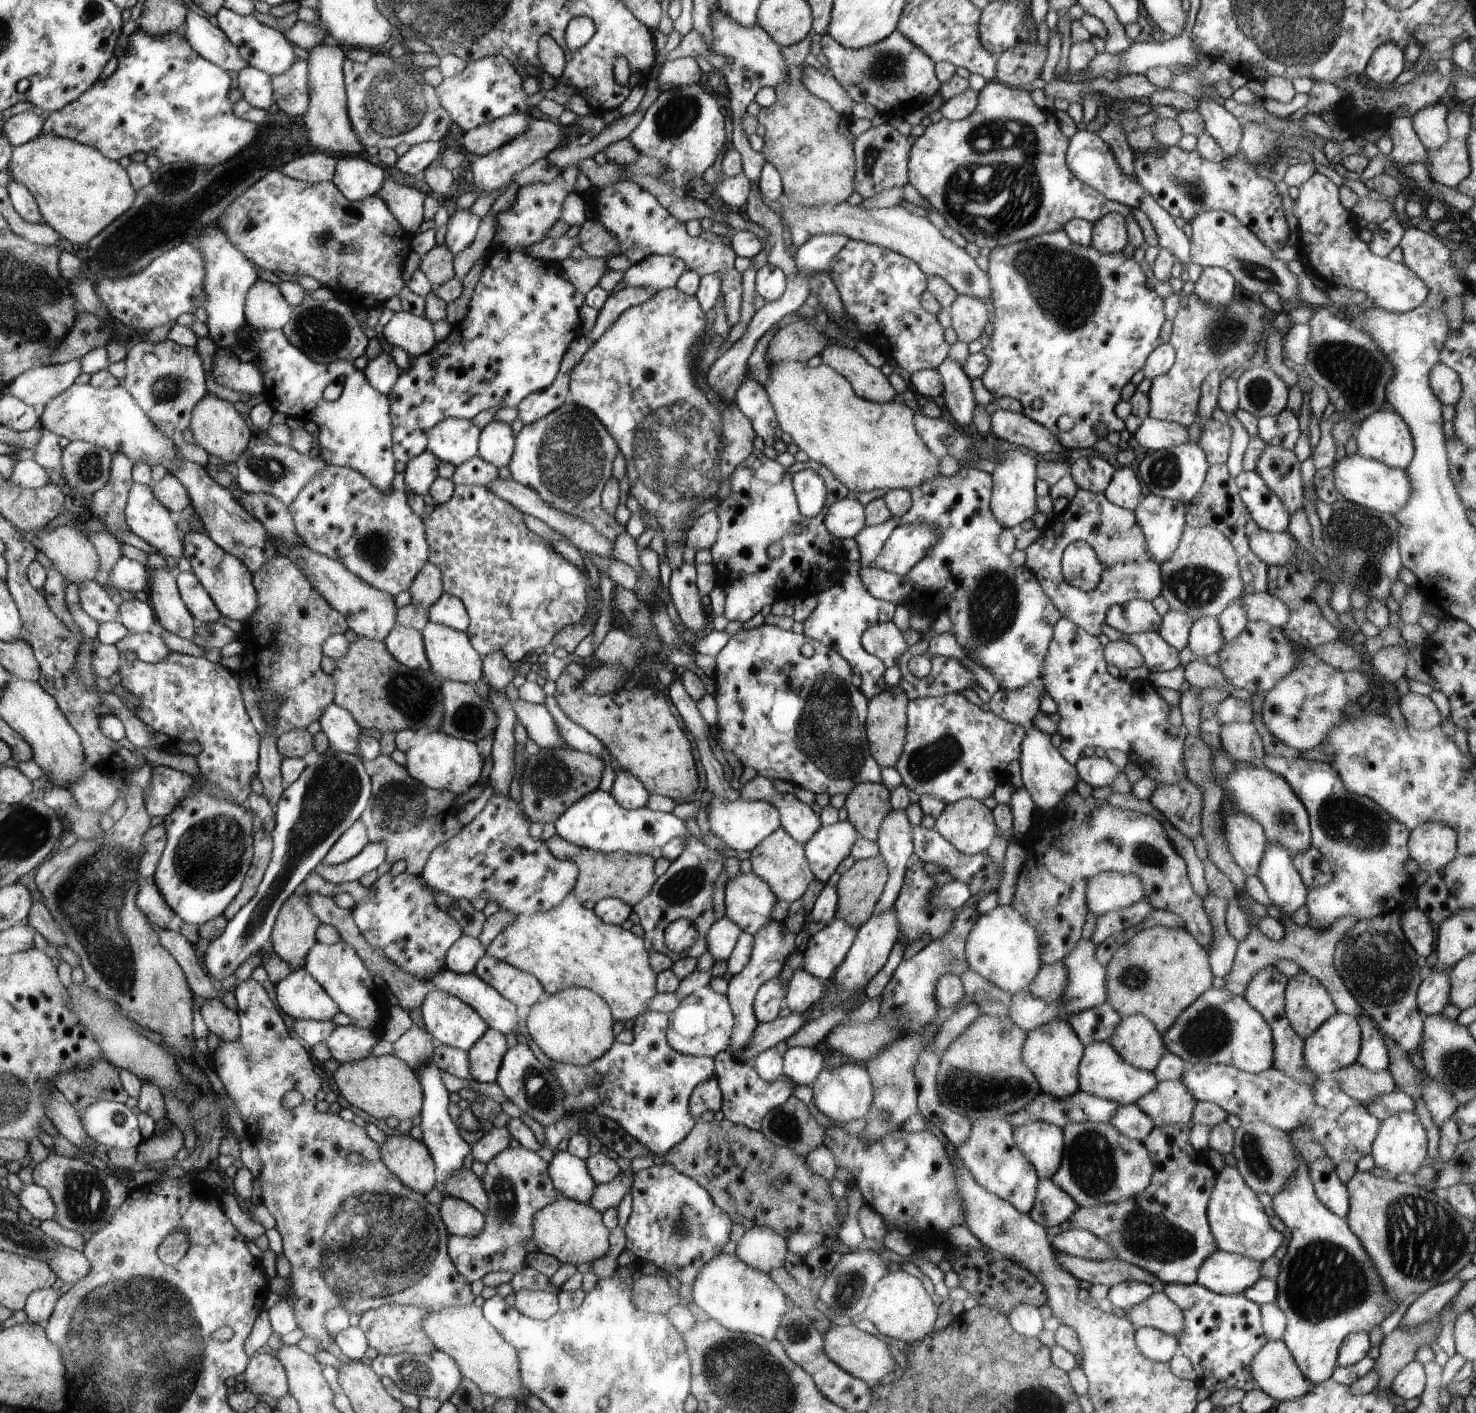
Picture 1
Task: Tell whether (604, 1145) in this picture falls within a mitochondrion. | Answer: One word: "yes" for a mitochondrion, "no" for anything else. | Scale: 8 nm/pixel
no

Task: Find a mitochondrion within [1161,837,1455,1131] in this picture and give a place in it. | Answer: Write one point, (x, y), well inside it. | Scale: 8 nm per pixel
(1378, 965)

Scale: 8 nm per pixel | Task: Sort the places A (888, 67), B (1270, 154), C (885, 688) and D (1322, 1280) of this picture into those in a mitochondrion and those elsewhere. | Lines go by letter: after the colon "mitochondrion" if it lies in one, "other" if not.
A: mitochondrion
B: mitochondrion
C: other
D: mitochondrion

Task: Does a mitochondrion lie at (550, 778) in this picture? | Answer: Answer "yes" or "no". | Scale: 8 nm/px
yes

